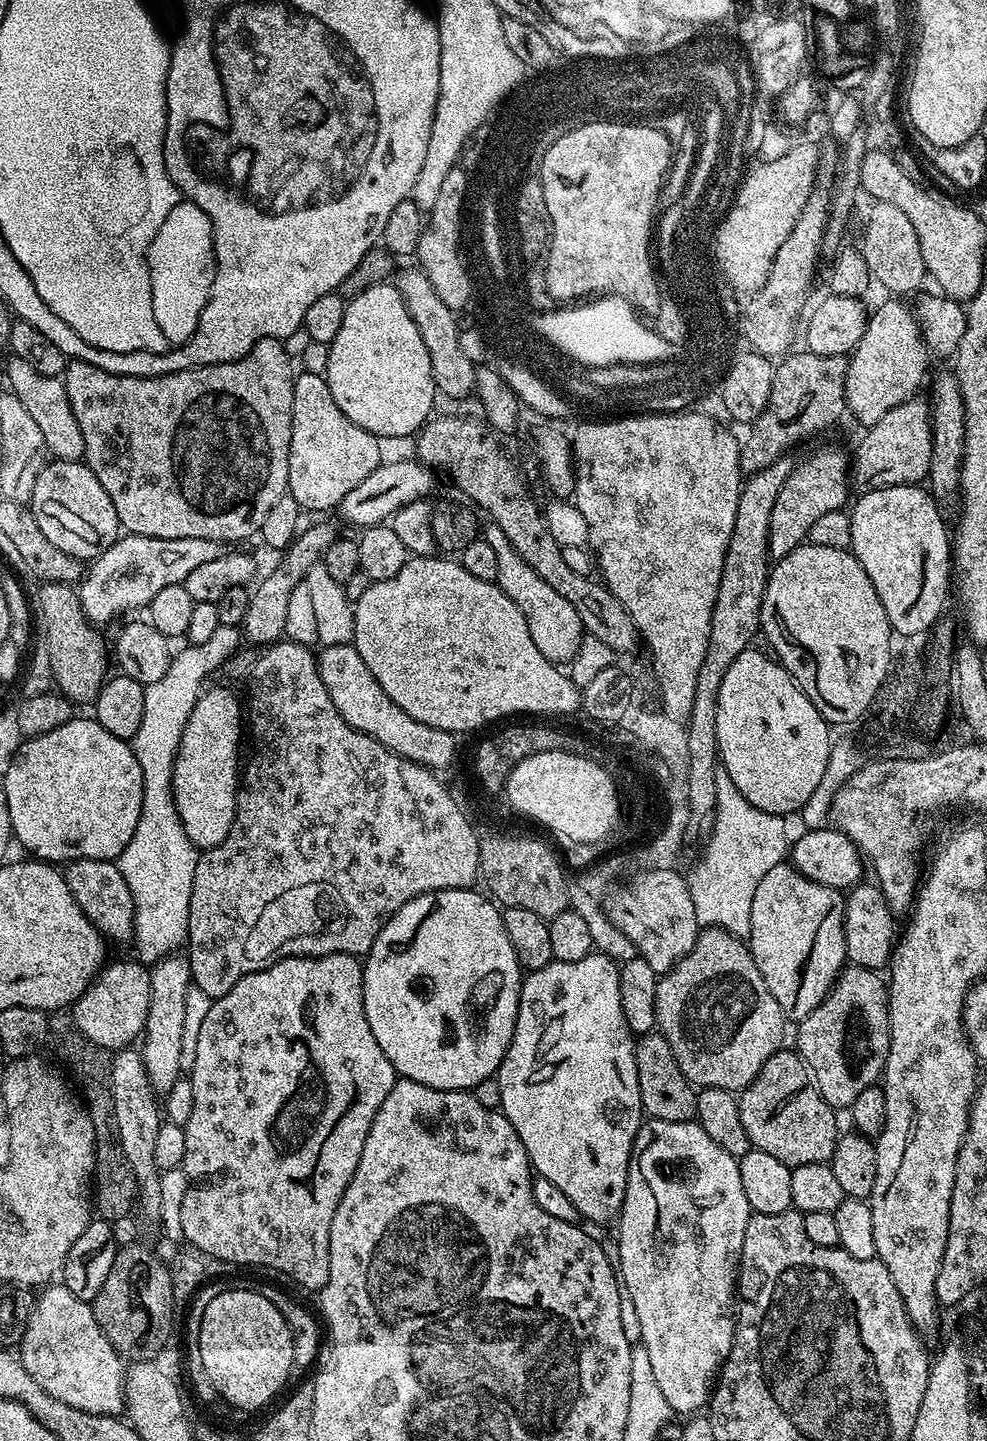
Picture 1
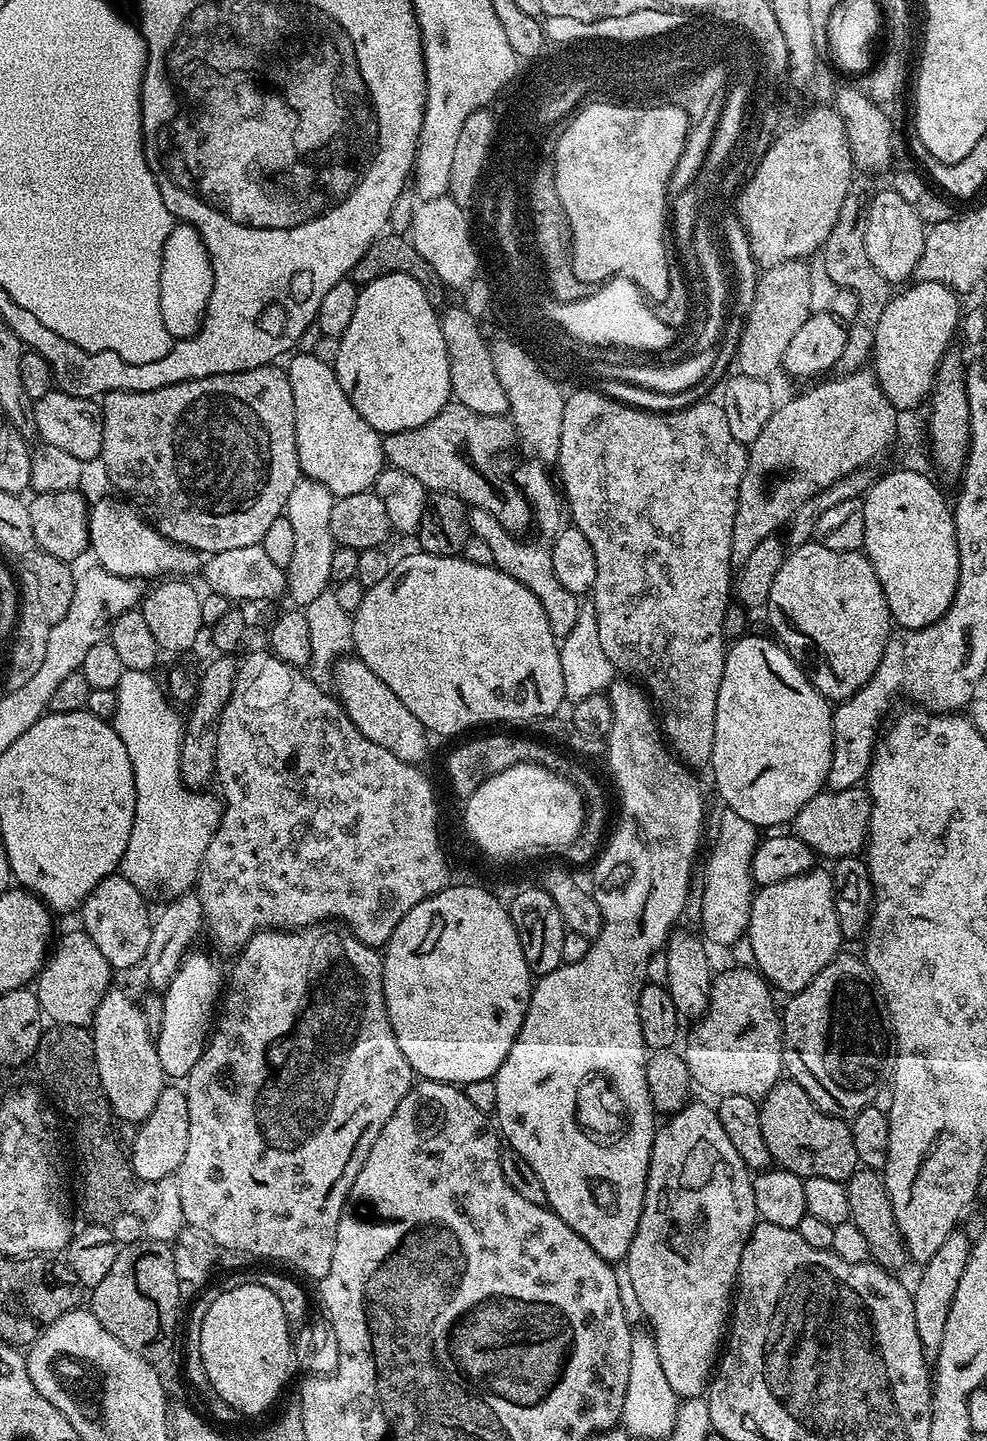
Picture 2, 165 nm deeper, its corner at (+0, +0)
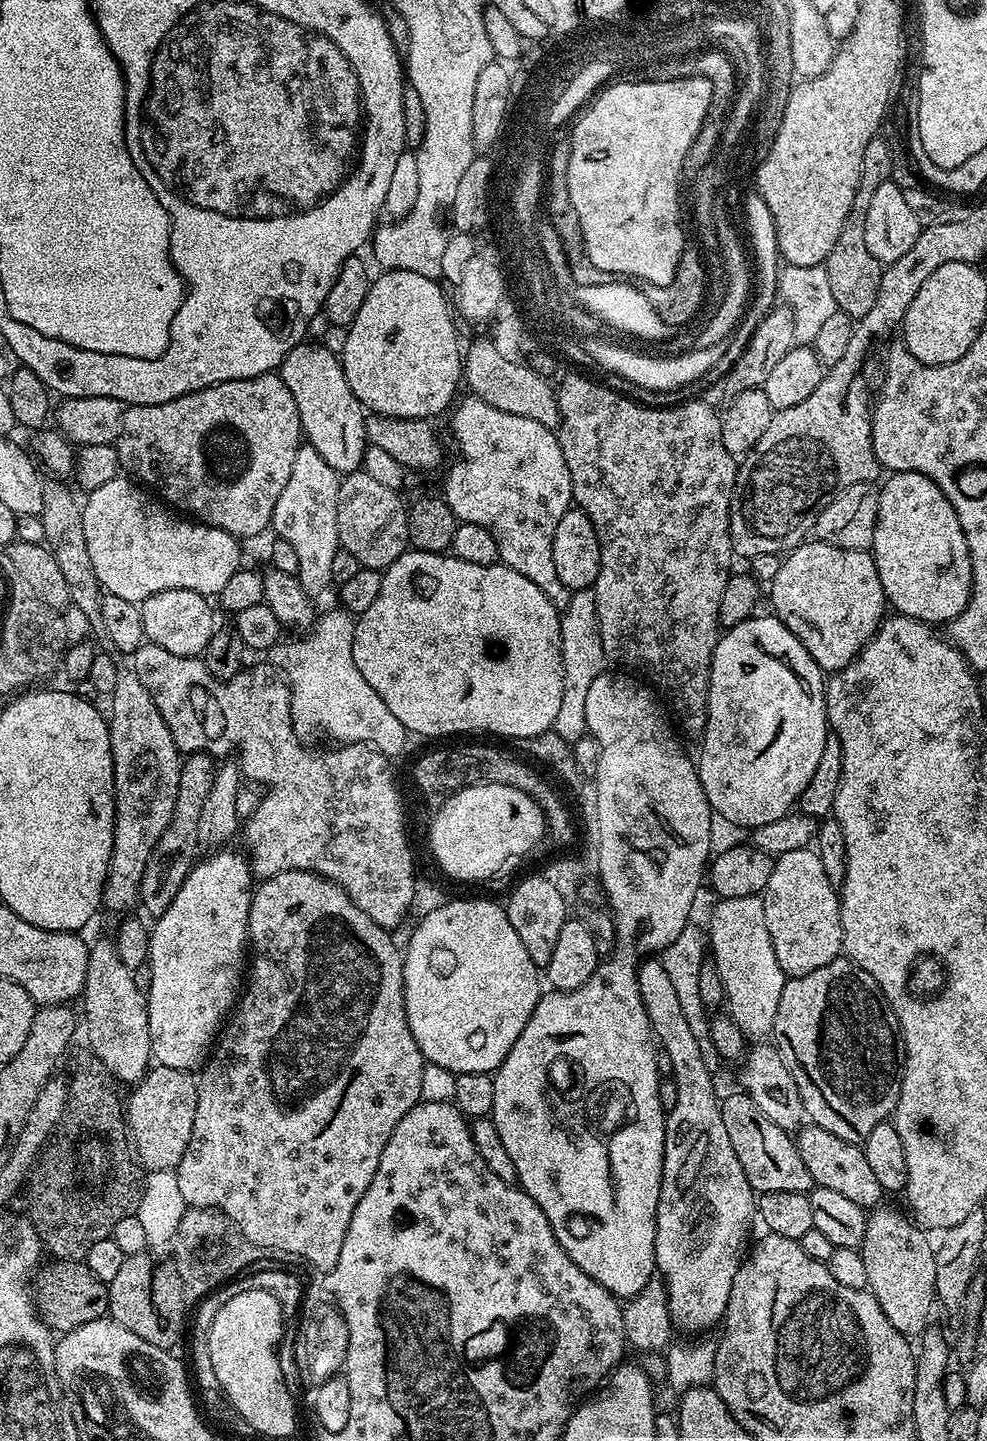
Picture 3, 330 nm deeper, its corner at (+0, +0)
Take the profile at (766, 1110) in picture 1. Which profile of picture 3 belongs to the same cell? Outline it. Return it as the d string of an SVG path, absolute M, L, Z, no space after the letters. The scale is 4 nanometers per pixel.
M808 1122L795 1133L796 1149L806 1164L806 1170L810 1170L810 1178L813 1185L830 1190L838 1190L838 1194L846 1194L846 1198L858 1202L858 1206L865 1210L871 1210L885 1199L886 1193L882 1186L878 1186L878 1178L870 1171L870 1165L866 1162L866 1154L863 1147L851 1144L834 1134L830 1130L822 1130L822 1126Z

